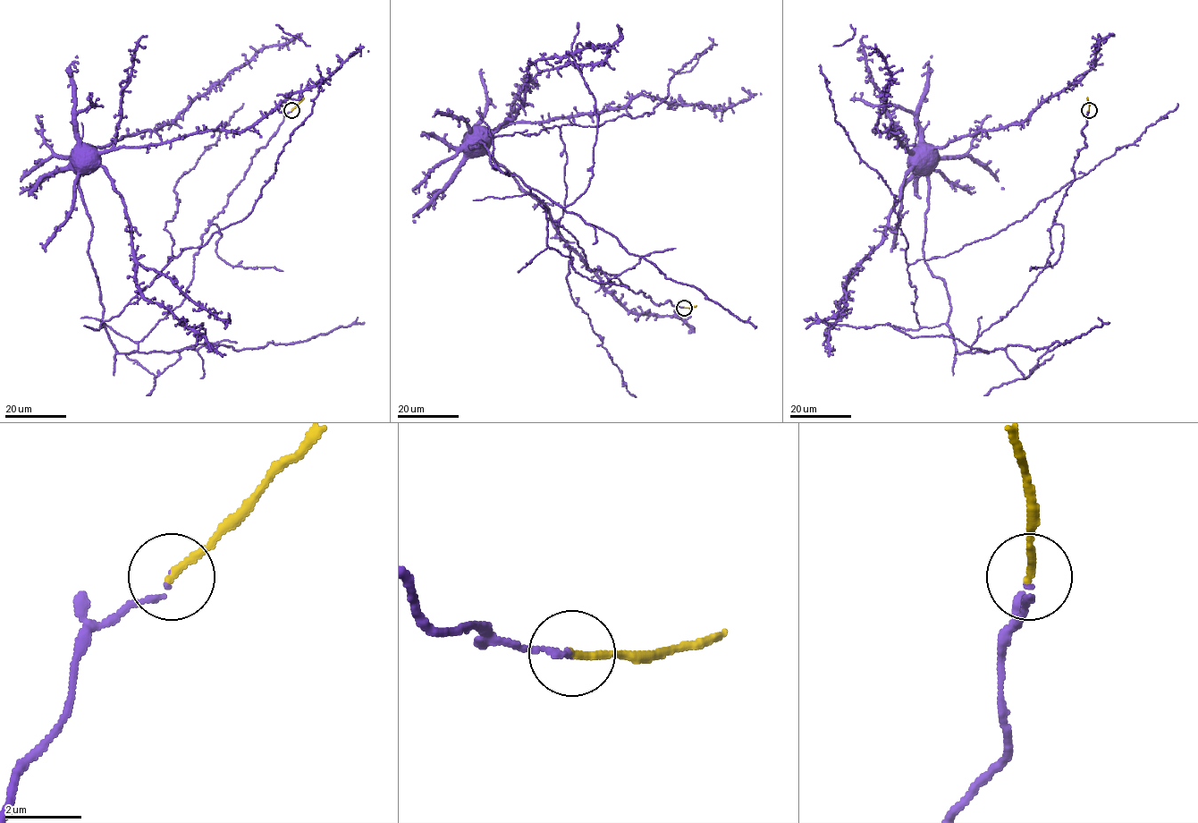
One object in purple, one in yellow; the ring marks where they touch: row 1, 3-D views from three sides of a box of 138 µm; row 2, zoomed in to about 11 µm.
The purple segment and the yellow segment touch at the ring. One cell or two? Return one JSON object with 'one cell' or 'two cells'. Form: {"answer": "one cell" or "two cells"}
{"answer": "one cell"}

